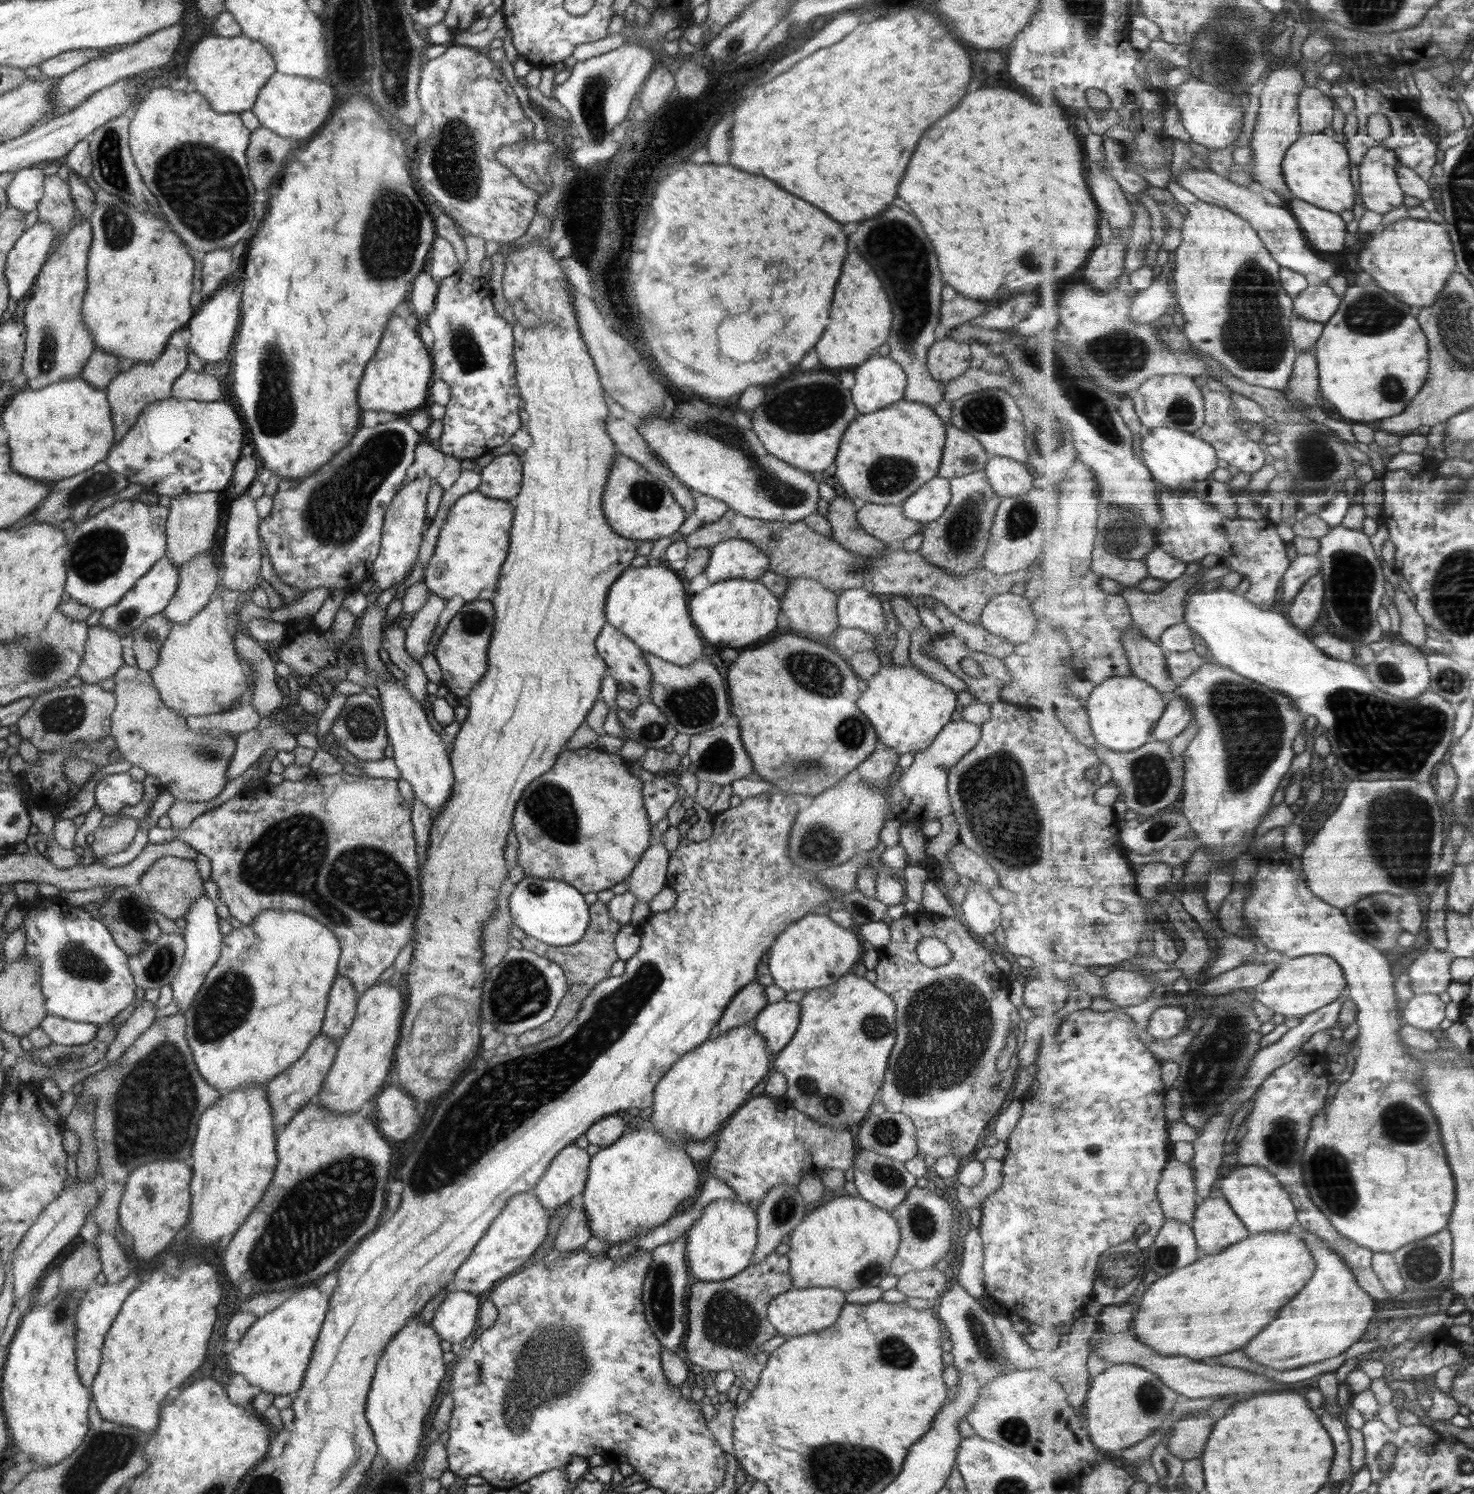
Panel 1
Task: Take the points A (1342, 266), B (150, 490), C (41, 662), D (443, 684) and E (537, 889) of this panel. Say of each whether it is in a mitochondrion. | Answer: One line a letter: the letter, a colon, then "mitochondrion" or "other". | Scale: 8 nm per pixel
A: other
B: other
C: mitochondrion
D: other
E: mitochondrion

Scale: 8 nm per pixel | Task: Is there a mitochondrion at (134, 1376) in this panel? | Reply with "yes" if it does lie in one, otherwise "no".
no

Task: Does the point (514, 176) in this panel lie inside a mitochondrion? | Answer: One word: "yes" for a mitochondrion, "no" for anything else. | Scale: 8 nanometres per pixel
no

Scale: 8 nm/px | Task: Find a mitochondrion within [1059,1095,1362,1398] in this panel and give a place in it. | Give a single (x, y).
(1330, 1176)

